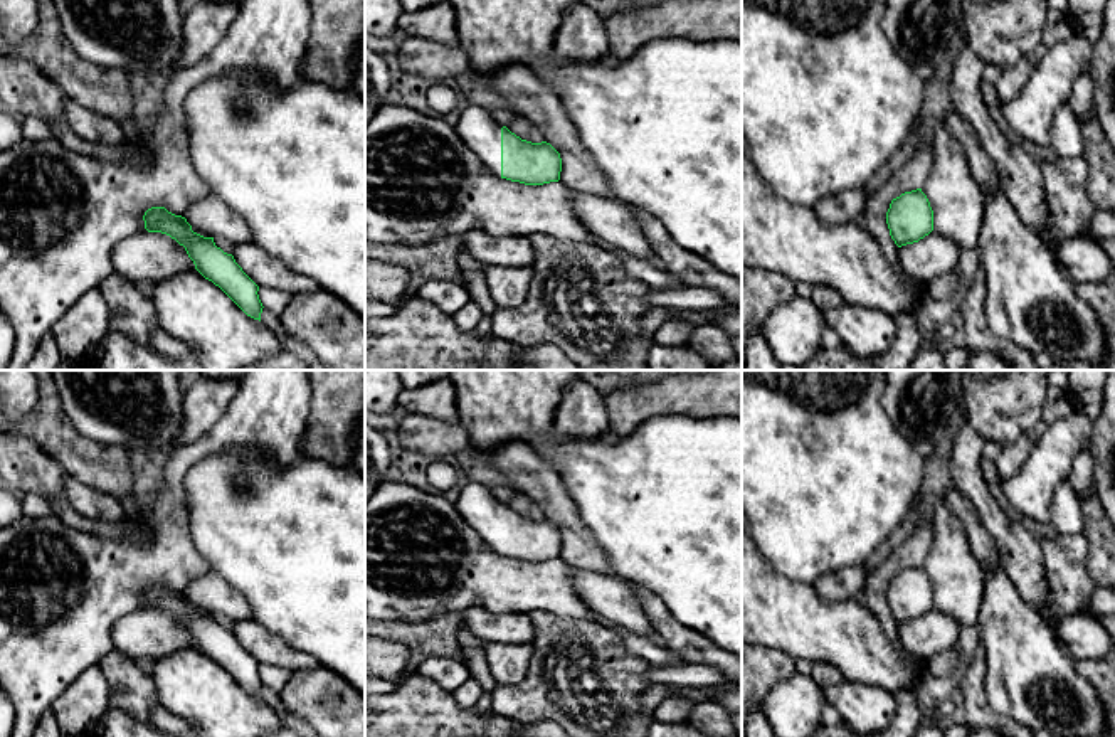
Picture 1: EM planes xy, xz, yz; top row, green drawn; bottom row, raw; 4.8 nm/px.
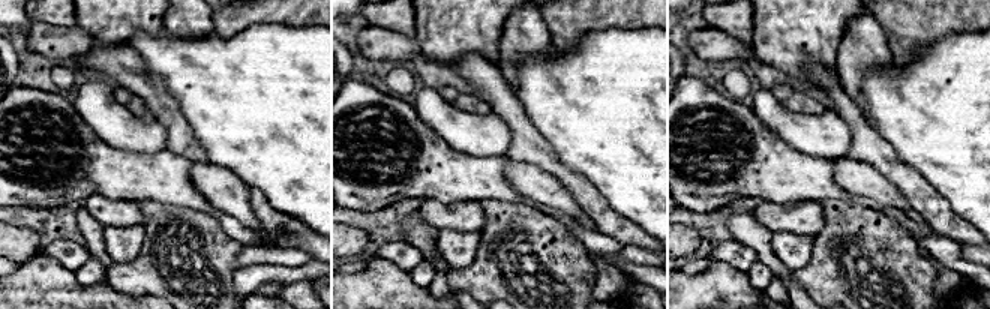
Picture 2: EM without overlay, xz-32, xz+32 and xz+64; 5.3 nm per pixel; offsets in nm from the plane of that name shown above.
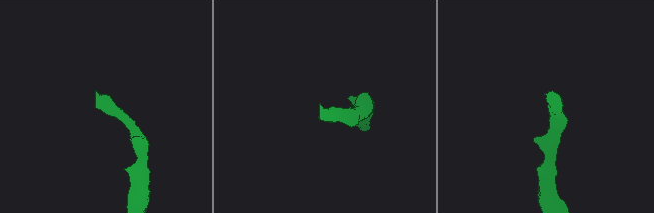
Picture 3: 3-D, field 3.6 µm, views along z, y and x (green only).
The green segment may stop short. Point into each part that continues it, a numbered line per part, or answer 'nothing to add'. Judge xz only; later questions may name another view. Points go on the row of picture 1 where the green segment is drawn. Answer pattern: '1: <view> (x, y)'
1: xz (478, 130)

